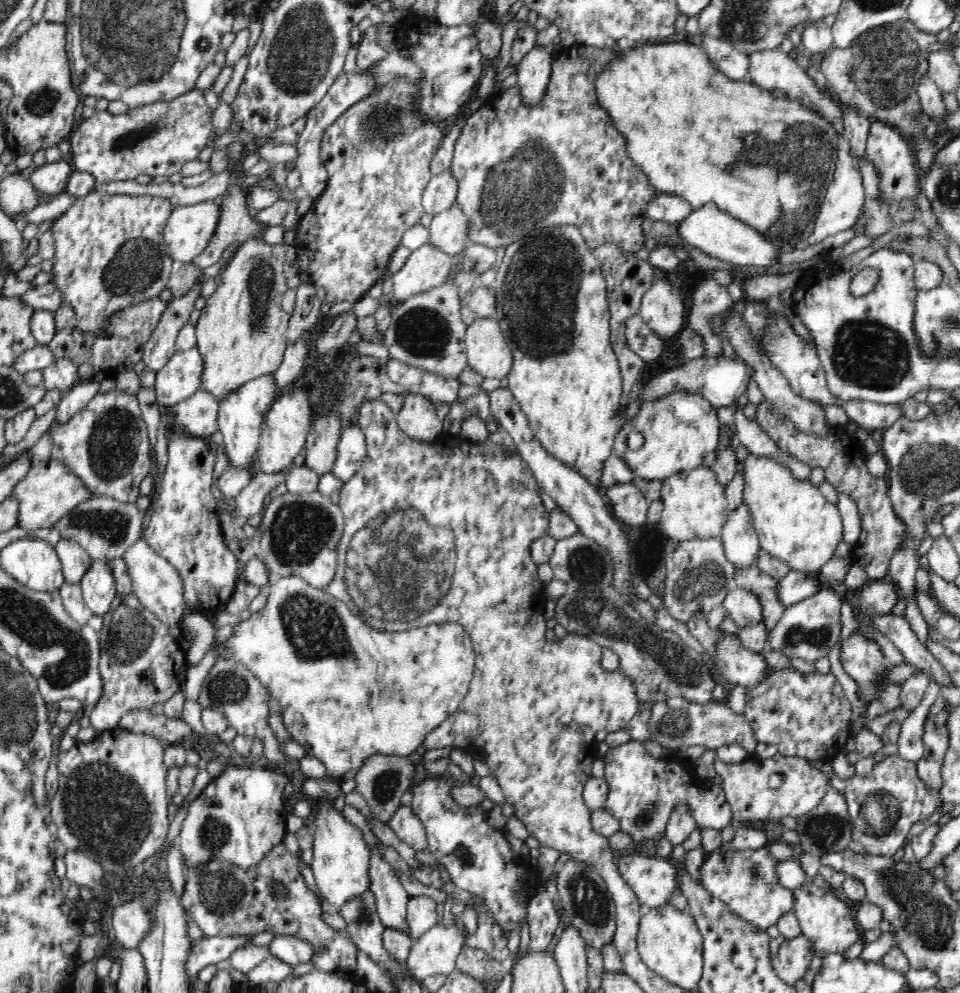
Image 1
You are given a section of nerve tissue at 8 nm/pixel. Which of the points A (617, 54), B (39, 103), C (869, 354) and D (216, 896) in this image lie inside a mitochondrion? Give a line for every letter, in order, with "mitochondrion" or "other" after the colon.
A: other
B: mitochondrion
C: mitochondrion
D: mitochondrion

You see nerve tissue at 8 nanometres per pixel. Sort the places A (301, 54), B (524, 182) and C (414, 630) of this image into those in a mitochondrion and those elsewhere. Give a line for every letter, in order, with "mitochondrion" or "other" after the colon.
A: mitochondrion
B: mitochondrion
C: mitochondrion

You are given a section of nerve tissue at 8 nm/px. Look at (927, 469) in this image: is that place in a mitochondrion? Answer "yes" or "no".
yes

